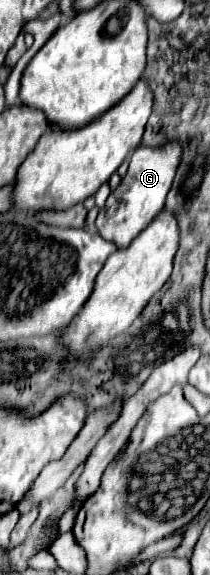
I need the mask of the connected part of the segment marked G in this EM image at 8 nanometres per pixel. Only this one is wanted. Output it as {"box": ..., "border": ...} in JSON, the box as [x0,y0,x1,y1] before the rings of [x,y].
{"box":[97,140,183,248],"border":[[[177,140],[165,142],[163,146],[157,148],[141,144],[133,152],[127,176],[121,180],[119,188],[115,188],[109,194],[105,208],[97,216],[97,230],[105,240],[115,242],[119,248],[129,246],[131,240],[163,210],[177,166],[181,164],[181,154],[183,154],[183,144]]]}

